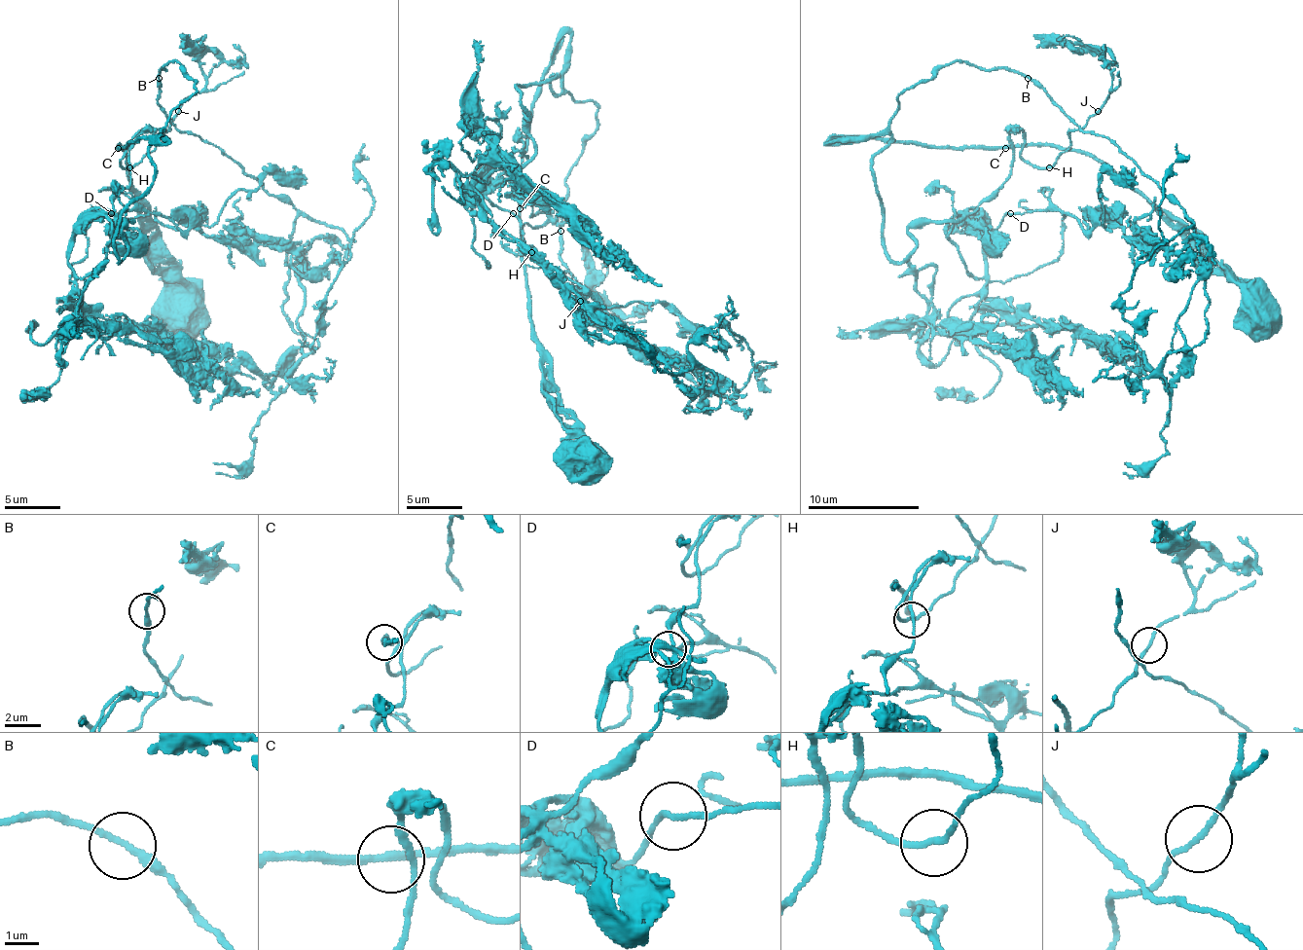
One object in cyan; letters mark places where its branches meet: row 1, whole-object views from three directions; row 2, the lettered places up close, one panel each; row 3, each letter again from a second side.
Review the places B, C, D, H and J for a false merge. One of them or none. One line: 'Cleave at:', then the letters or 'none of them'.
Cleave at: none of them

